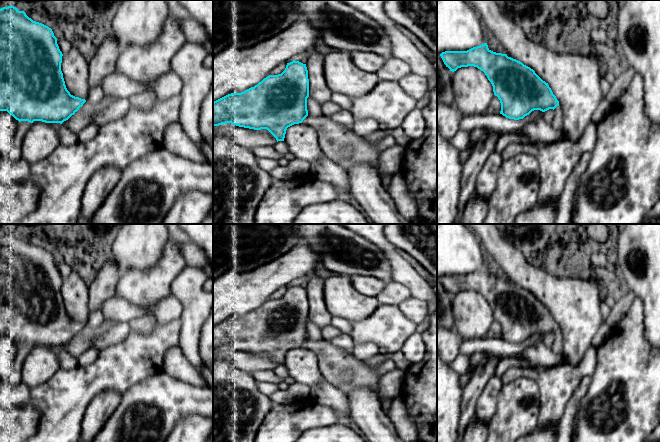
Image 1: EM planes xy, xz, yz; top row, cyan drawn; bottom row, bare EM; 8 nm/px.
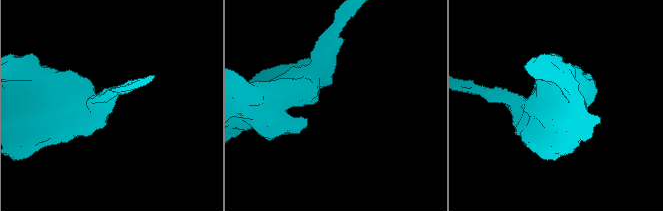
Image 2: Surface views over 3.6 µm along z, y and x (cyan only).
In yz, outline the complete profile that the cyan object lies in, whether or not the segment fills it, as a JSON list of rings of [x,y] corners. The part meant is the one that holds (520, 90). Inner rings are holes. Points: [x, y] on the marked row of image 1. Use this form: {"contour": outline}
{"contour": [[[487,43],[467,51],[445,51],[440,56],[452,72],[468,66],[483,71],[500,100],[500,114],[506,118],[519,120],[534,110],[545,112],[559,106],[548,83],[533,69],[507,54],[491,51]]]}

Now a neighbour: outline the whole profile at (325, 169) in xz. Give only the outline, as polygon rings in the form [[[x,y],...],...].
[[[324,154],[321,159],[311,165],[311,173],[322,181],[334,185],[341,195],[352,201],[350,183],[347,172]]]

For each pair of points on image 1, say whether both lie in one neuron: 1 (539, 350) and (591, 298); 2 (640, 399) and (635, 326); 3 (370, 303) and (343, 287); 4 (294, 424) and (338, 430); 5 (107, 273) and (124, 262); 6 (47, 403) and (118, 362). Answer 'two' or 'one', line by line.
1: two
2: one
3: one
4: two
5: two
6: one

